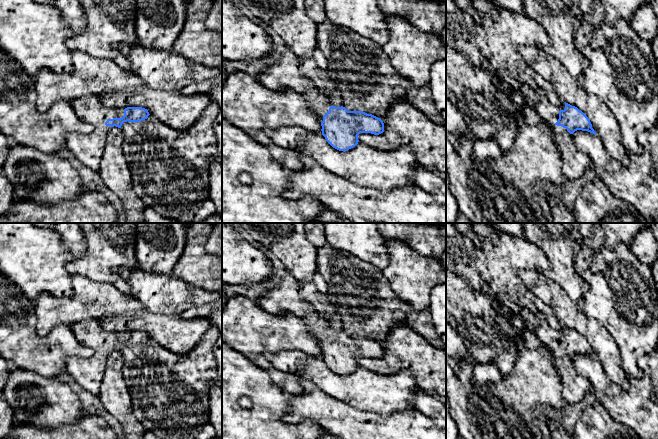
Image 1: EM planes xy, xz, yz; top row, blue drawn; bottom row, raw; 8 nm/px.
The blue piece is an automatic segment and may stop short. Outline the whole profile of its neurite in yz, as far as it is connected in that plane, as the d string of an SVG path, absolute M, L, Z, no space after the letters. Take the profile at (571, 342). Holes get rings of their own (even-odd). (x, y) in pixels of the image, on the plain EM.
M525 307L520 314L526 328L551 351L552 360L561 378L563 399L568 404L582 402L585 395L591 392L591 384L576 371L572 358L582 354L596 359L589 342L566 326L562 330L552 328Z

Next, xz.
M288 272L276 287L259 298L258 305L269 314L290 314L299 318L320 344L326 365L339 375L355 371L360 357L379 359L384 356L380 342L363 335L333 330L313 305L300 296L299 282Z

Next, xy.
M94 319L78 322L70 327L77 340L84 346L91 348L94 354L89 358L71 357L67 360L67 373L73 378L75 386L99 396L101 381L106 369L108 356L114 350L121 352L124 346L140 346L150 339L148 334L142 331L110 332L102 327L102 324Z

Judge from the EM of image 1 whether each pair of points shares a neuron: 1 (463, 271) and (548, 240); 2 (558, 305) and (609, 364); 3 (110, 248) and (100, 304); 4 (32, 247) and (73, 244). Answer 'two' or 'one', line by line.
1: two
2: one
3: two
4: two

